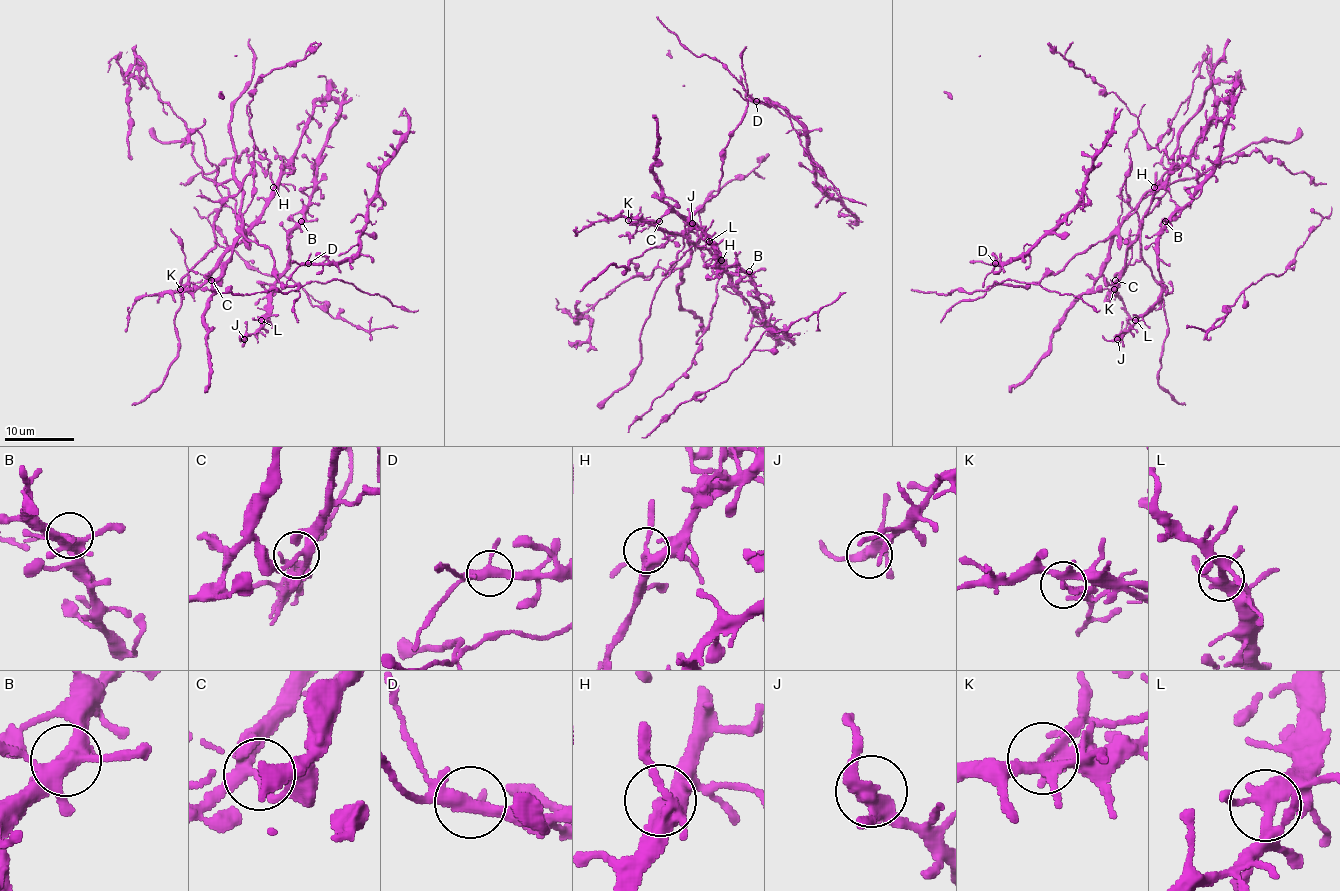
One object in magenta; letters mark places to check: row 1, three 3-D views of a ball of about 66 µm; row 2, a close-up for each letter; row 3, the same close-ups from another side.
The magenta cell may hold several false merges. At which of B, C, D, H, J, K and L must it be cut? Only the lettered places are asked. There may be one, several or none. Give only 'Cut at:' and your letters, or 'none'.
Cut at: C

